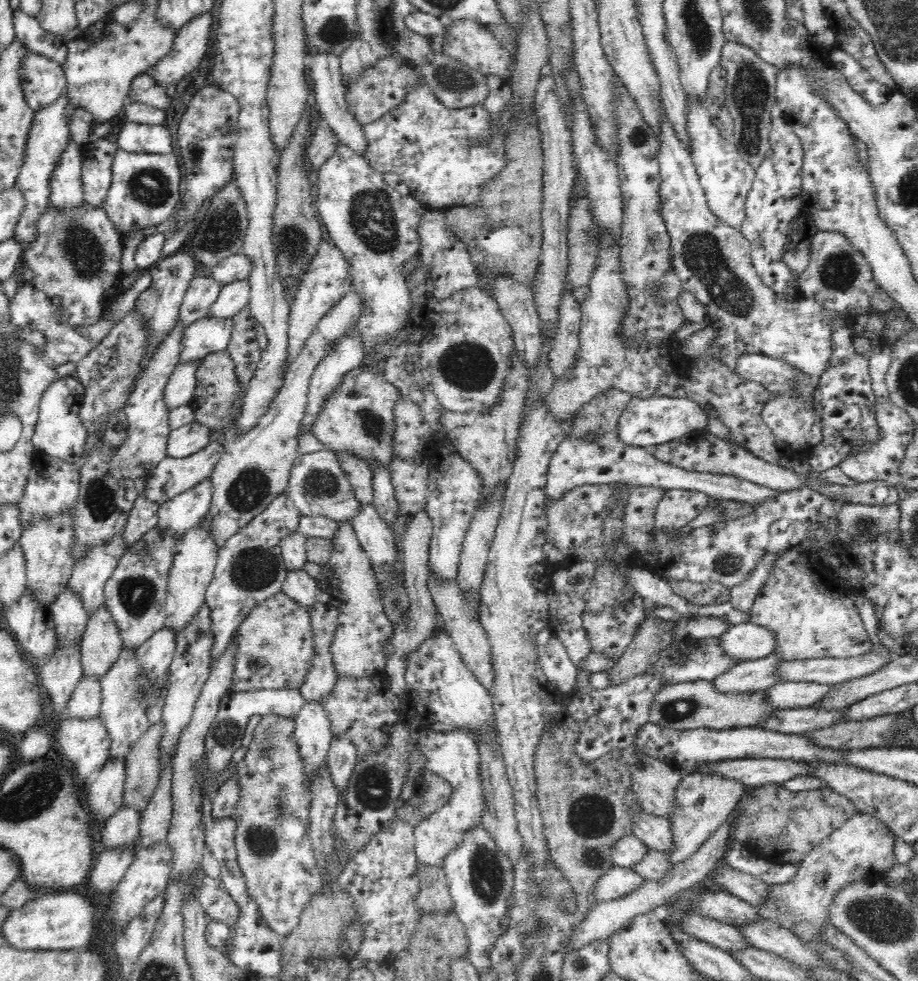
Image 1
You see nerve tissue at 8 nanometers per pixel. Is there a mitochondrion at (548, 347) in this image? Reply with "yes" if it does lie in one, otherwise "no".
no

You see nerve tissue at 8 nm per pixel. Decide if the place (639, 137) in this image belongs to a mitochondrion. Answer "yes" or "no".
yes

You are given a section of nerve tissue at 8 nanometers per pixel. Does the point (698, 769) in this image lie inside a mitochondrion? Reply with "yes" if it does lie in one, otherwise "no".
no

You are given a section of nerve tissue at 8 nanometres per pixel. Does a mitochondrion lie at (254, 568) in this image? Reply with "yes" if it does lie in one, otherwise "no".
yes

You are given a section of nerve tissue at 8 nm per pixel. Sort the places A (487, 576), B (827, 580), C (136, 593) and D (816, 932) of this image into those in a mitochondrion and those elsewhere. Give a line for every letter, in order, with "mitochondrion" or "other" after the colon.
A: other
B: other
C: mitochondrion
D: other

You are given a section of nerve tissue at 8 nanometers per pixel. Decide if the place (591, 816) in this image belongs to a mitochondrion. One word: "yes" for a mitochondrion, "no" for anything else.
yes

